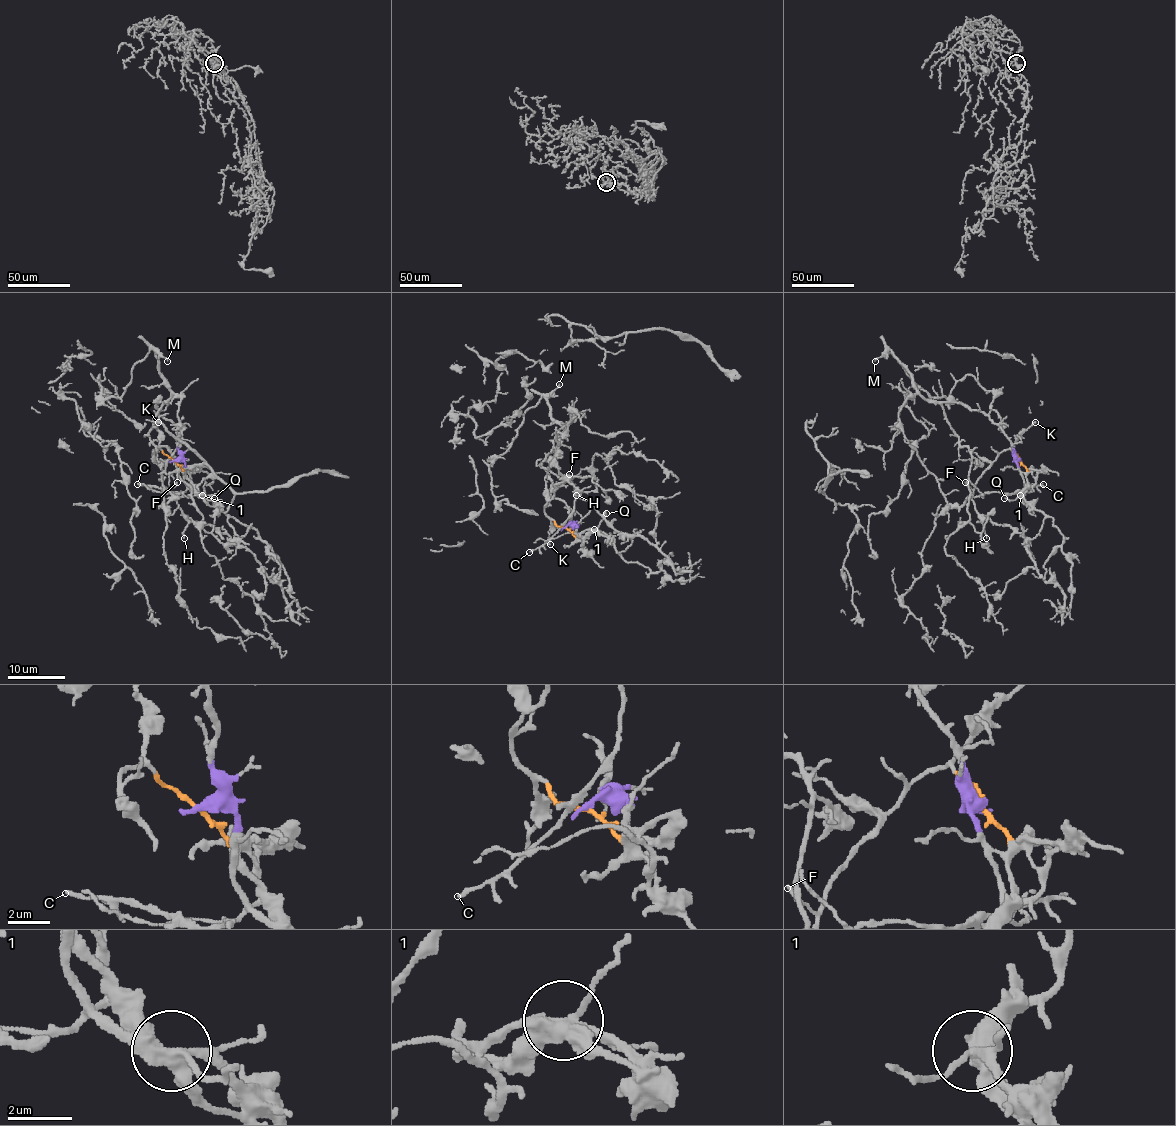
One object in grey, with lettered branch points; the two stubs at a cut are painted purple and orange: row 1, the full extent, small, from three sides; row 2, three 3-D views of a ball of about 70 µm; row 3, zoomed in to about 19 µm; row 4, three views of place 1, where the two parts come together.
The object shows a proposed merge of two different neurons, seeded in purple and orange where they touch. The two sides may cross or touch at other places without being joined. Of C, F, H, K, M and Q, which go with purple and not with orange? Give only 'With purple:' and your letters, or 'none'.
With purple: M

